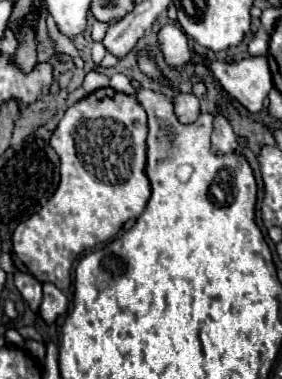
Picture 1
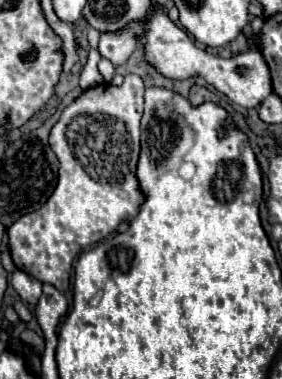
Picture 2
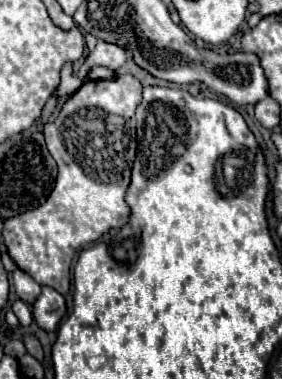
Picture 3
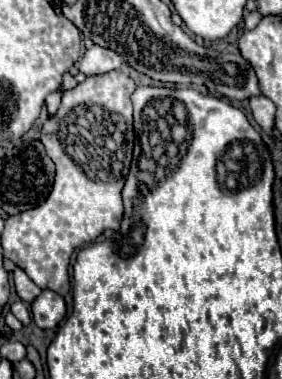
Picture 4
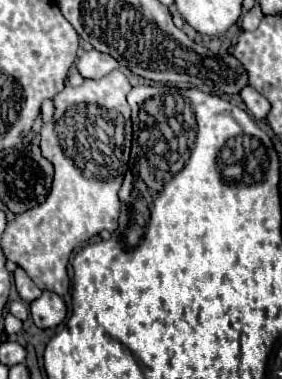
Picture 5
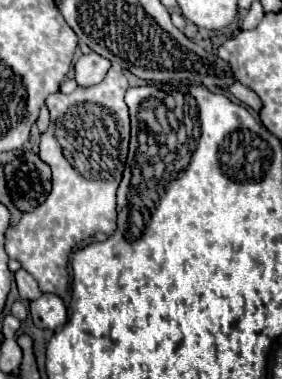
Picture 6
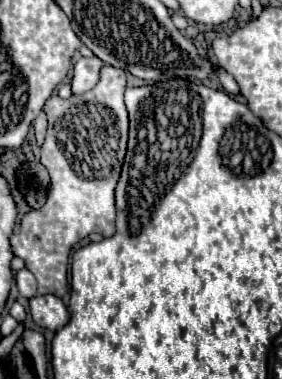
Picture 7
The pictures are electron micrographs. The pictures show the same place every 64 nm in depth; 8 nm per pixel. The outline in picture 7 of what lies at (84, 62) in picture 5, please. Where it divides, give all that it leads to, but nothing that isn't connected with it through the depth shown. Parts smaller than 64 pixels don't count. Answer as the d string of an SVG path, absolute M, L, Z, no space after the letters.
M98 56L80 58L74 64L74 76L72 76L72 94L84 94L90 88L94 88L100 80L100 70L104 62Z

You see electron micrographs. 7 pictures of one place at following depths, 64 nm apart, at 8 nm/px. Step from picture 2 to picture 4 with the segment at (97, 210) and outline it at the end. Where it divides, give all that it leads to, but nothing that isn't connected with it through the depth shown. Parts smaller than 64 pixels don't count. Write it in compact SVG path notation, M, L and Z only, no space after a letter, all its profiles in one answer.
M120 70L102 74L102 76L88 76L82 84L72 90L64 92L62 104L56 112L56 134L48 136L48 122L42 126L42 144L48 156L56 164L56 180L52 186L50 196L44 204L34 210L20 212L6 220L2 232L2 248L4 256L10 258L16 266L20 266L40 288L54 290L58 294L68 294L70 280L68 280L68 266L70 256L76 248L96 240L104 230L118 230L120 220L124 216L122 206L122 188L130 170L132 150L134 150L134 128L132 128L132 92L136 84L130 76Z

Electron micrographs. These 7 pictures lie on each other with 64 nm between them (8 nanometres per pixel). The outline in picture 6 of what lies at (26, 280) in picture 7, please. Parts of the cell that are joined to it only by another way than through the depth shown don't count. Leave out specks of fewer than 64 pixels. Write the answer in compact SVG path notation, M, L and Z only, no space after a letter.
M22 268L16 272L16 286L18 286L18 292L20 292L22 300L30 302L30 300L36 300L36 298L42 296L36 280L26 270L22 270Z

